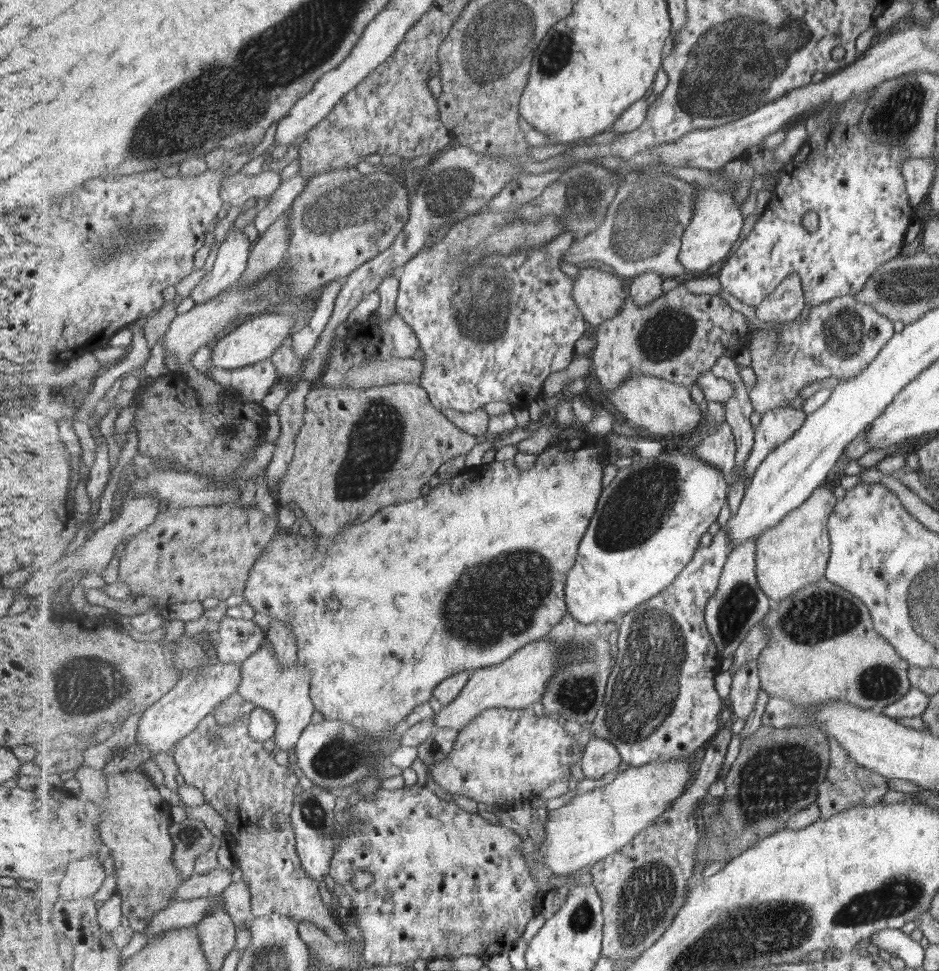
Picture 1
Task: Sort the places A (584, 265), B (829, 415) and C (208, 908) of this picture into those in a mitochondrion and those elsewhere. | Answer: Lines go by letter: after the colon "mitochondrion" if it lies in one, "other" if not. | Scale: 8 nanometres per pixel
A: other
B: other
C: other

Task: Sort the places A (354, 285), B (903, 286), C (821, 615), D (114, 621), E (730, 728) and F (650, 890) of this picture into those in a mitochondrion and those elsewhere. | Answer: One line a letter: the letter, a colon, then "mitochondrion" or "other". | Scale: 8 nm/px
A: other
B: mitochondrion
C: mitochondrion
D: other
E: other
F: mitochondrion

